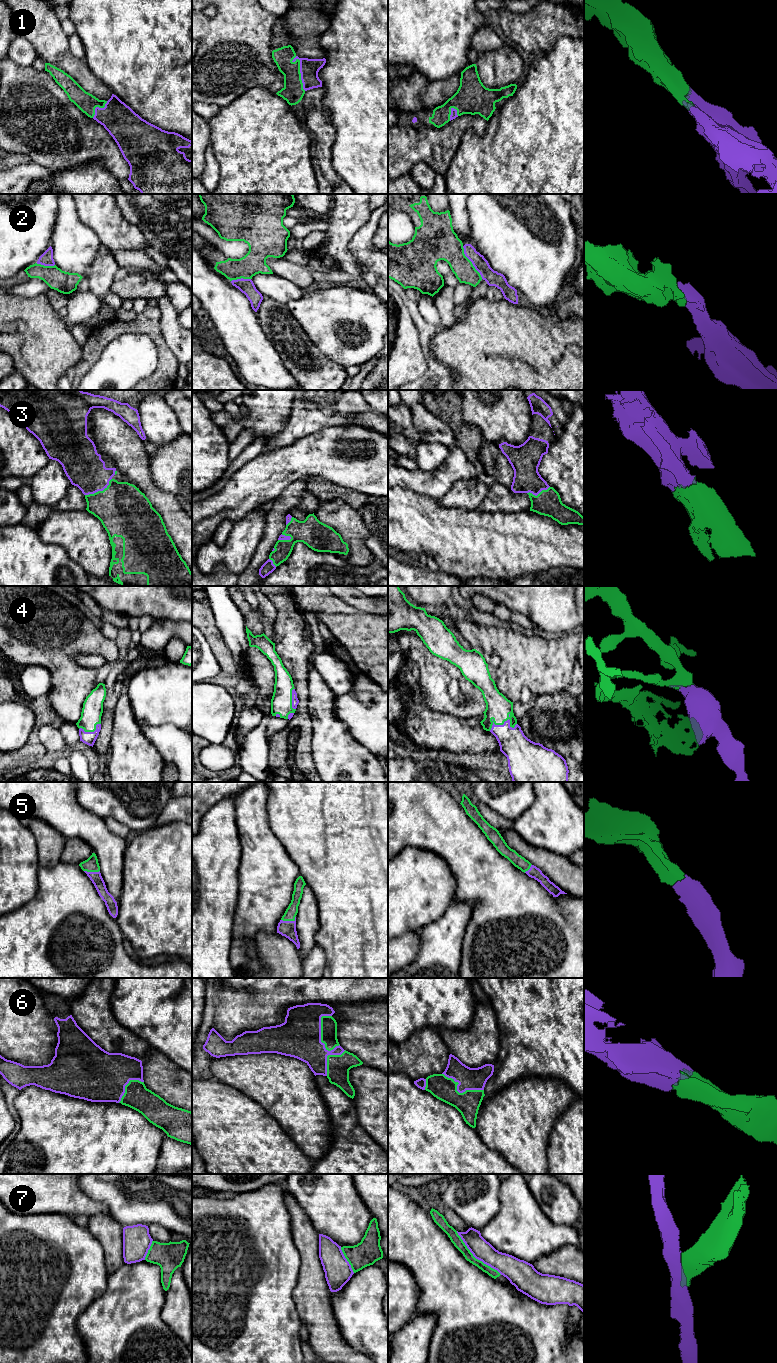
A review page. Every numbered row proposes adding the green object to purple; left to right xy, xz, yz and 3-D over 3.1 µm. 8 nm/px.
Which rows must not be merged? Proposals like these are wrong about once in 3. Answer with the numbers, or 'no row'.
7

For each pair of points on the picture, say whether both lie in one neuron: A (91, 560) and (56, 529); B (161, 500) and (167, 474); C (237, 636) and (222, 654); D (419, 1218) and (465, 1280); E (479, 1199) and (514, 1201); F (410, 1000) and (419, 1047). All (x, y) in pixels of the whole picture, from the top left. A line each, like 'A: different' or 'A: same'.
A: same
B: different
C: different
D: same
E: different
F: different

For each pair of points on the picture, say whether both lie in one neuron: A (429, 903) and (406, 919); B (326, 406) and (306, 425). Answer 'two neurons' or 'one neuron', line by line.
A: one neuron
B: one neuron

